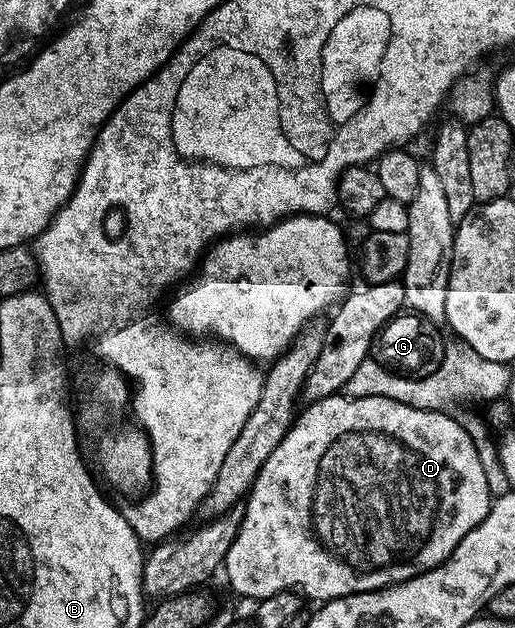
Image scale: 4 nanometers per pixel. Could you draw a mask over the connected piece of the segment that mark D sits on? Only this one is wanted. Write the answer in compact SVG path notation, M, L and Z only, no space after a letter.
M344 393L321 399L317 403L309 403L306 408L305 412L302 410L294 418L289 432L285 434L283 441L279 441L275 453L267 457L244 500L241 528L223 564L223 575L229 578L235 594L253 599L252 601L260 601L277 593L296 589L302 596L310 595L316 601L328 601L390 587L435 569L457 548L459 541L463 541L463 537L467 537L467 533L471 533L471 529L475 529L475 525L479 525L483 517L487 517L491 506L487 473L483 473L483 465L479 461L479 453L472 437L456 418L452 419L452 414L415 409L387 397L351 399Z

